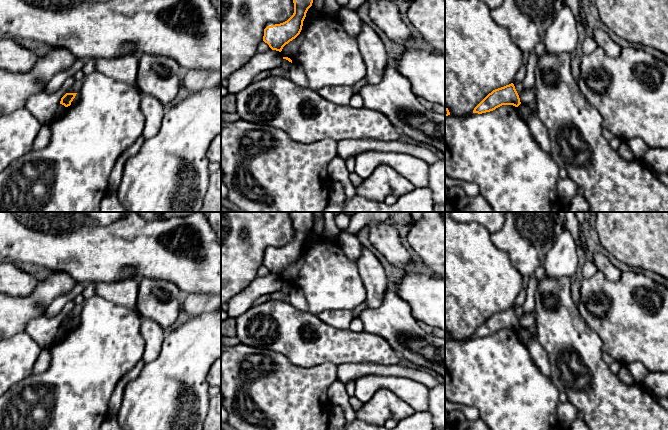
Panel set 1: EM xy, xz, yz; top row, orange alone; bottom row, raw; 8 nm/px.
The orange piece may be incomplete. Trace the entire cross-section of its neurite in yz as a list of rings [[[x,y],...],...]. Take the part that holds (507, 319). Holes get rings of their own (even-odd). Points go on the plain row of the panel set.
[[[513,307],[493,314],[473,334],[473,337],[486,337],[495,334],[502,329],[513,329],[518,331],[521,328],[519,319]]]

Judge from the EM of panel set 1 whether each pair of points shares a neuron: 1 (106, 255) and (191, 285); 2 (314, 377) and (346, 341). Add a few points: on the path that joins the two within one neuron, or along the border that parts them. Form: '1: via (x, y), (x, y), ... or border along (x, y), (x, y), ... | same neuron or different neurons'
1: via (127, 255), (161, 255), (170, 264) | same neuron
2: border along (337, 365), (331, 362), (321, 362), (305, 368) | different neurons

